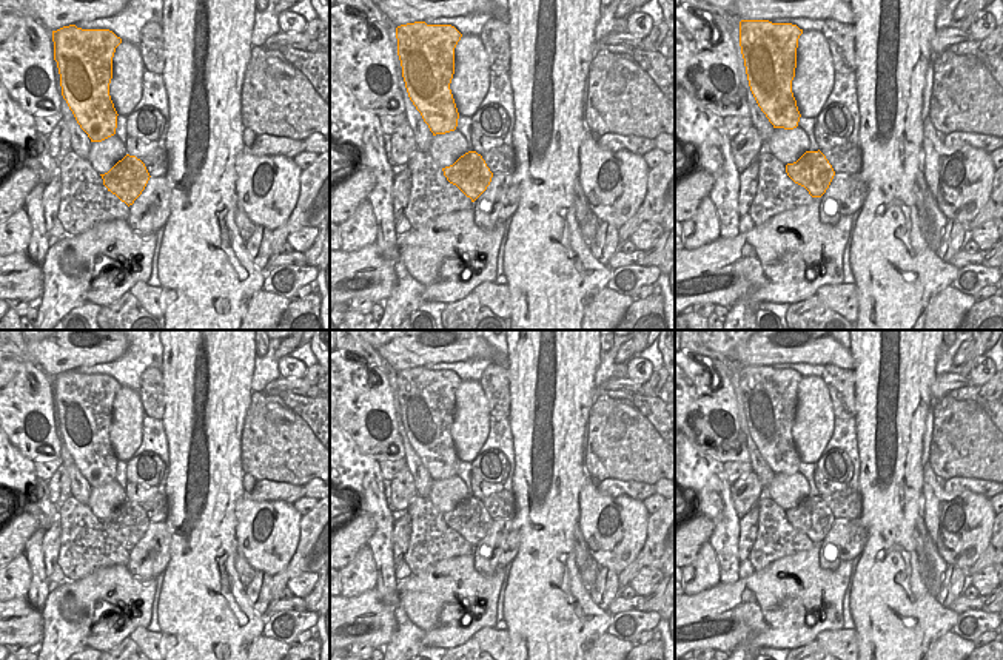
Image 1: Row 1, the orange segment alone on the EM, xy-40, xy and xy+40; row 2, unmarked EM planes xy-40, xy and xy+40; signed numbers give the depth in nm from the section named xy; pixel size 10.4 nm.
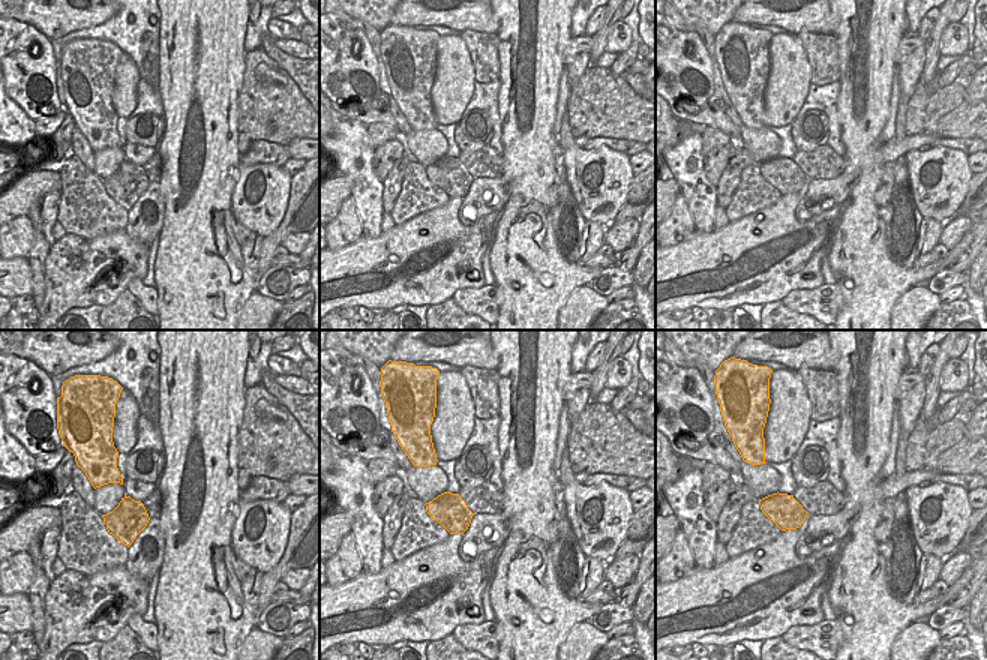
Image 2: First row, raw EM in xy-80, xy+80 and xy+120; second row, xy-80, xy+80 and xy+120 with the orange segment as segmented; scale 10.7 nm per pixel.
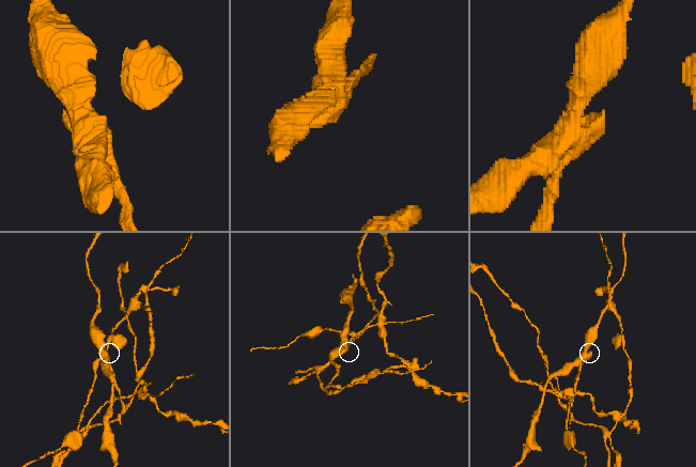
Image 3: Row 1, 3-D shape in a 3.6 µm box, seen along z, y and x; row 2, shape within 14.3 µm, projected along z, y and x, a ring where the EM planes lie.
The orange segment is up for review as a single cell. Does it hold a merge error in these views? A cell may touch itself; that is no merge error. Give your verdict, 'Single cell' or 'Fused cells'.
Fused cells.

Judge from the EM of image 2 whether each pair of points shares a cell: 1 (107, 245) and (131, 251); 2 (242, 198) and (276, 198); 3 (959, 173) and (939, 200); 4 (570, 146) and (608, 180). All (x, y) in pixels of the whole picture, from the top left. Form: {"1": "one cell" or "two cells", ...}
{"1": "one cell", "2": "one cell", "3": "one cell", "4": "one cell"}

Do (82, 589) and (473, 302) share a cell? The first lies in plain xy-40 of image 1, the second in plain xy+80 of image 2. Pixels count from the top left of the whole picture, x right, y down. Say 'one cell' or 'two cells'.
two cells

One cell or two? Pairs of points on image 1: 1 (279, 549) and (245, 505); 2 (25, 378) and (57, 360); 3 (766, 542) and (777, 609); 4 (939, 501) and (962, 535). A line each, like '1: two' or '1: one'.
1: one
2: two
3: two
4: one

